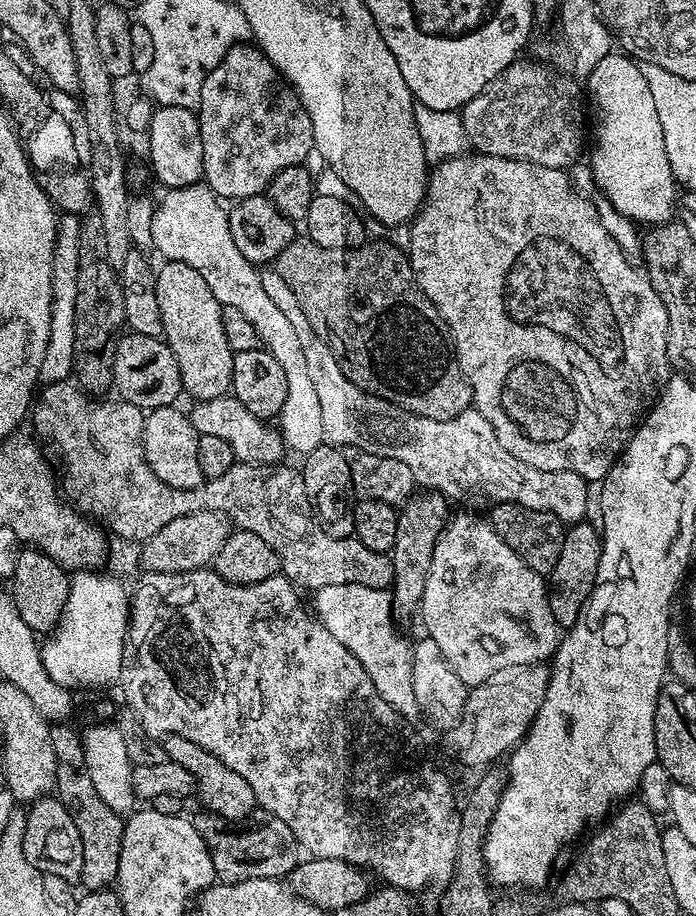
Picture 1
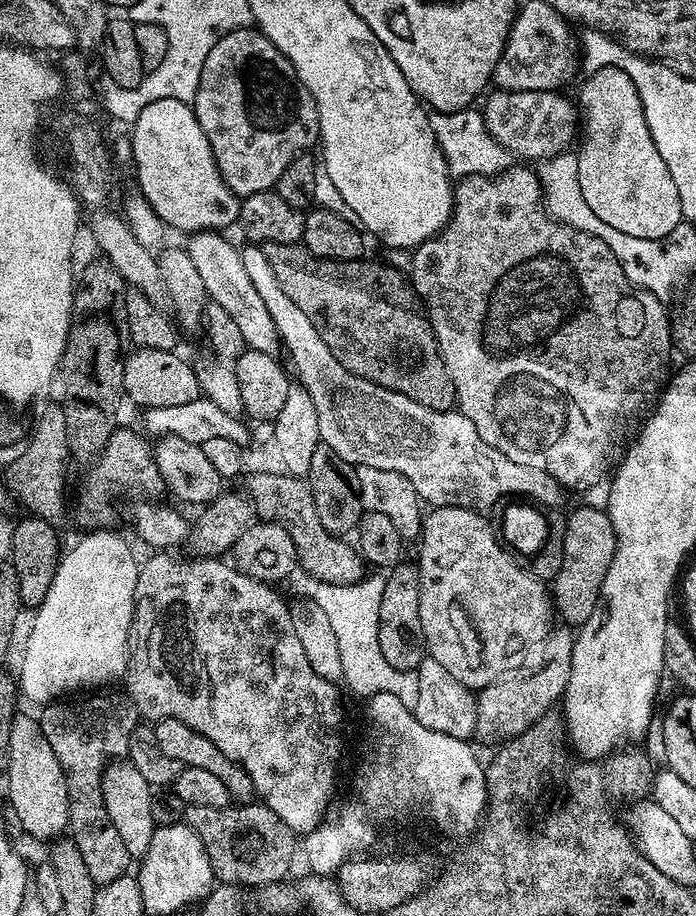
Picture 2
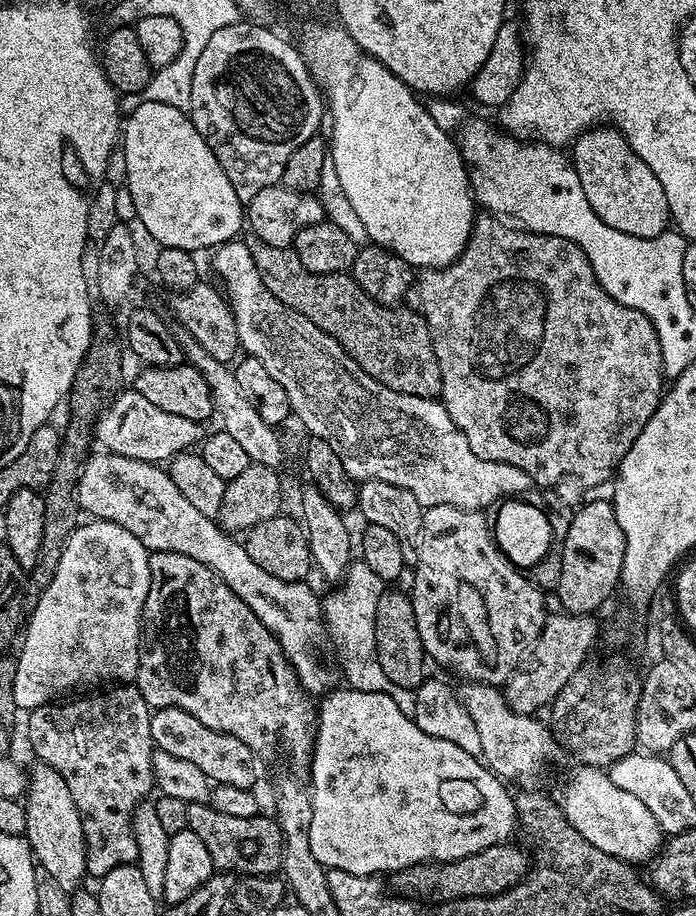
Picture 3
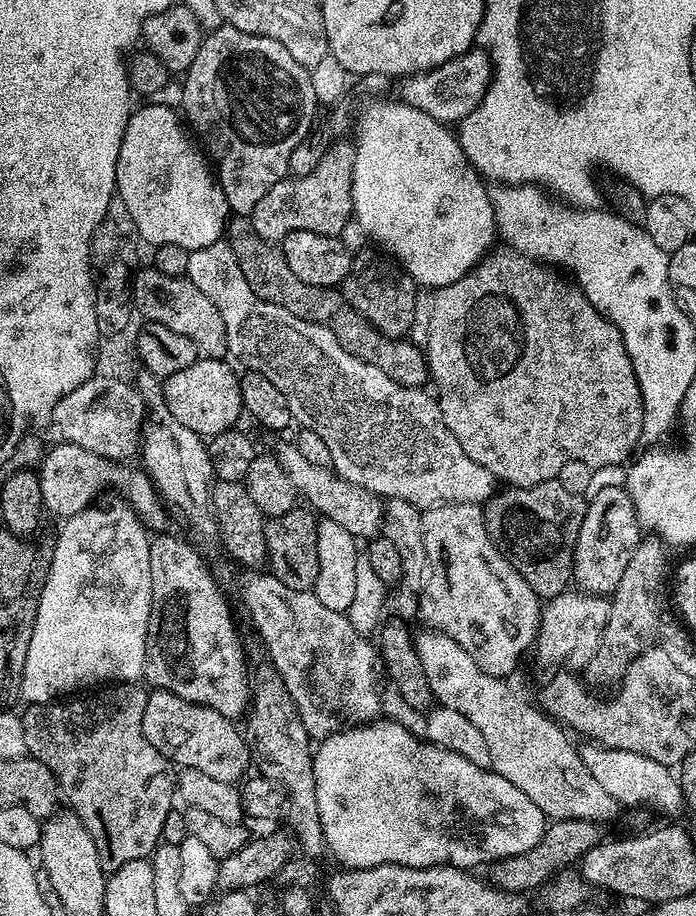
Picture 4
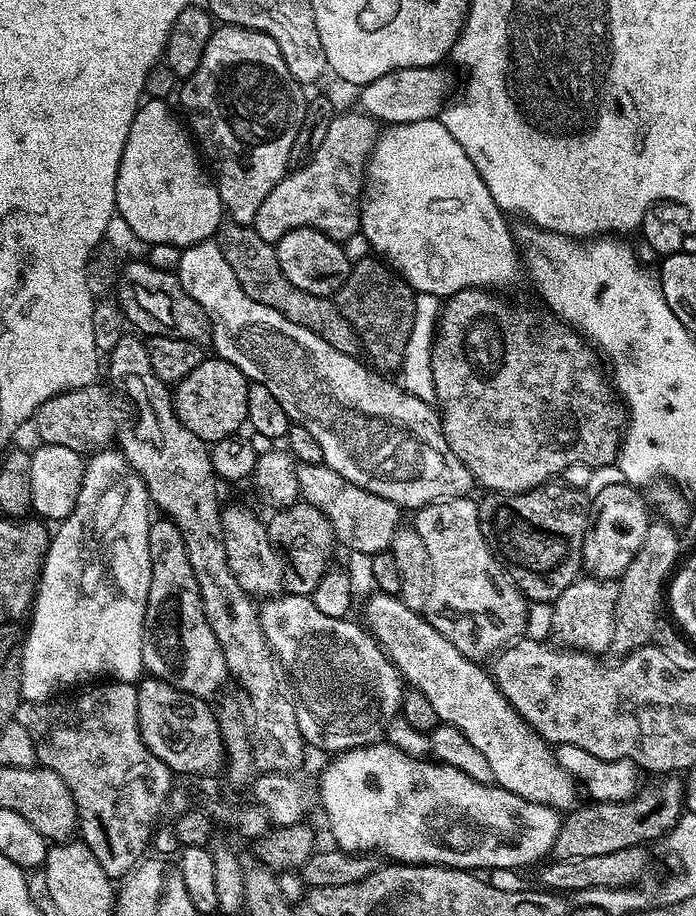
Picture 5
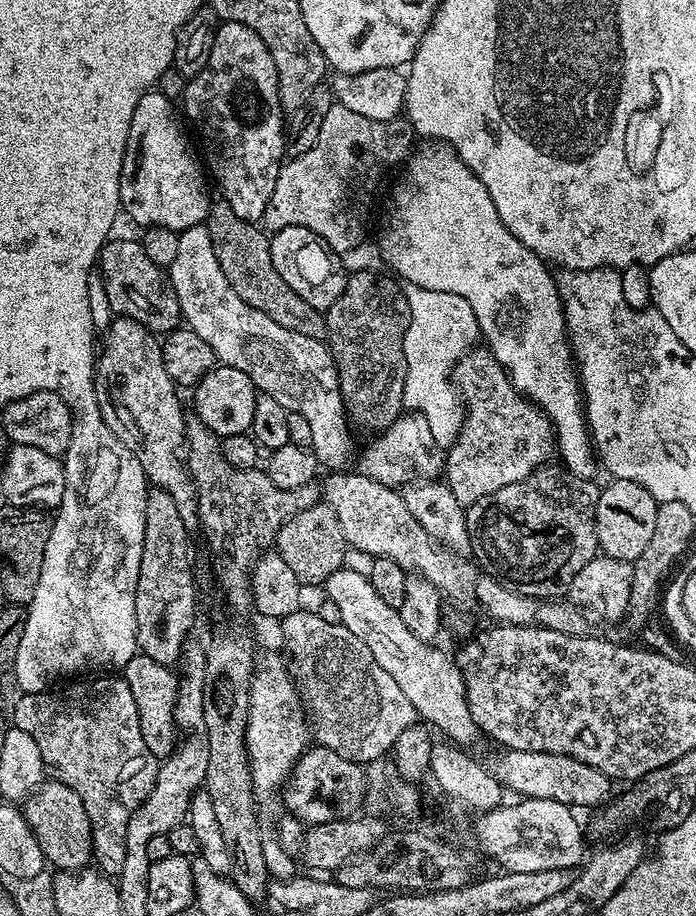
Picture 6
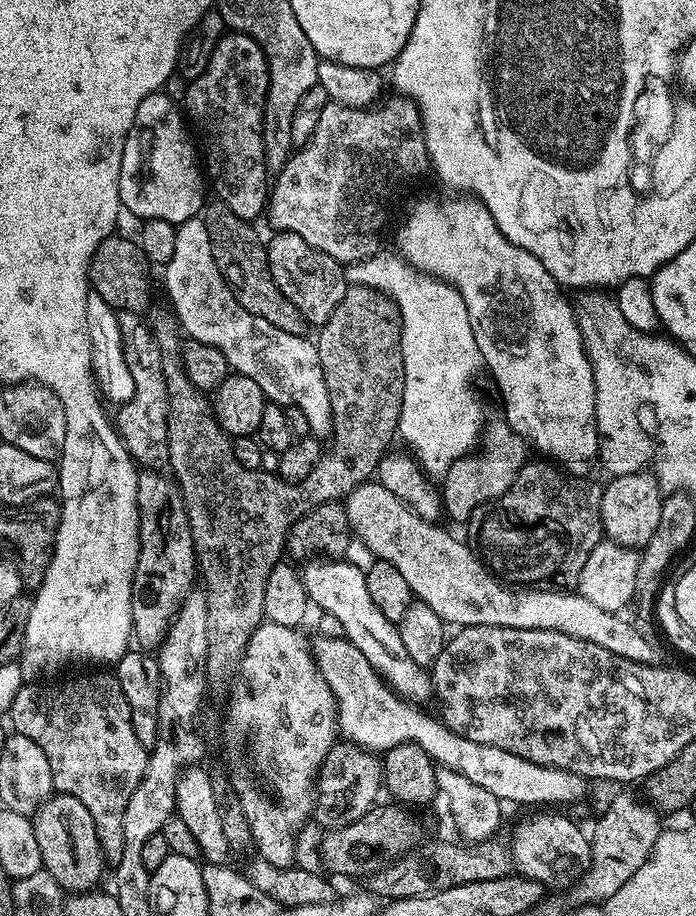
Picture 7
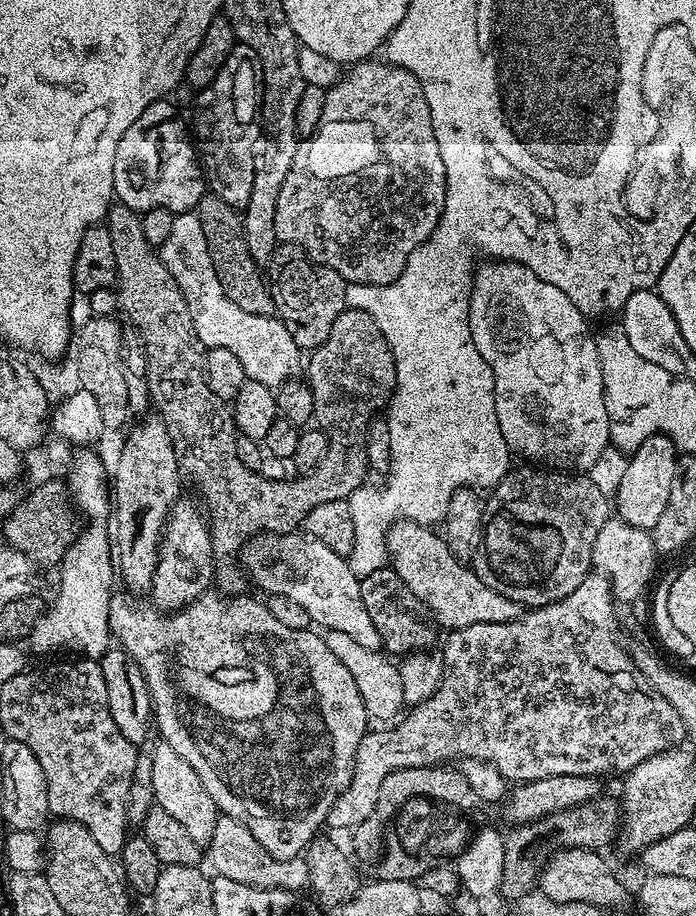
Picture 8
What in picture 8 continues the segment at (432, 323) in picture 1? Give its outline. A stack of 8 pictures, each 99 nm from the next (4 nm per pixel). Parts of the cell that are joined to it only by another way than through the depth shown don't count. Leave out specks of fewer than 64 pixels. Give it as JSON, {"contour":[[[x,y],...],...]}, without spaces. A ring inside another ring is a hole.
{"contour":[[[206,194],[201,198],[198,215],[202,222],[202,230],[206,234],[210,262],[214,262],[214,270],[218,274],[218,282],[226,298],[230,298],[234,306],[242,306],[246,314],[276,316],[278,305],[272,295],[269,281],[246,246],[243,215],[237,208],[230,206],[230,202],[222,202],[222,198],[211,194]]]}

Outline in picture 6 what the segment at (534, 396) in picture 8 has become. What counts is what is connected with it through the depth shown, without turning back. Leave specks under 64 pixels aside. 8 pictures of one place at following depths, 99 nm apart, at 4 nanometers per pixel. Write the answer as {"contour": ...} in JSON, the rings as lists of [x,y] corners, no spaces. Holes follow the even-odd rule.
{"contour":[[[443,142],[421,144],[424,145],[421,148],[419,145],[406,161],[404,181],[392,192],[388,229],[378,239],[383,263],[389,264],[401,281],[426,290],[458,294],[458,298],[464,300],[475,327],[476,324],[480,327],[488,343],[485,344],[487,351],[503,366],[516,391],[531,400],[552,423],[554,448],[564,459],[561,460],[563,467],[583,480],[593,479],[597,475],[596,468],[598,472],[598,460],[586,423],[578,365],[568,343],[568,324],[564,321],[555,275],[545,261],[510,234],[502,218],[498,218],[498,210],[486,186],[482,186],[452,147]]]}

